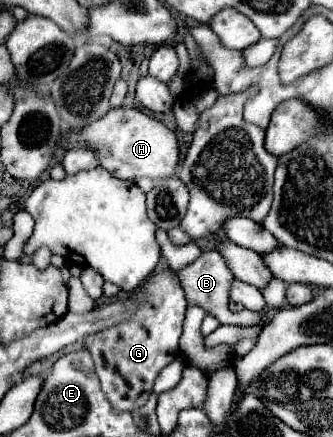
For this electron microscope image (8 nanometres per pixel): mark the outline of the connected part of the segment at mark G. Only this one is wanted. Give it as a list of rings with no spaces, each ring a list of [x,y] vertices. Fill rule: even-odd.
[[[173,269],[153,273],[137,291],[129,295],[129,299],[139,307],[127,321],[91,333],[83,339],[83,347],[95,361],[101,389],[117,411],[133,411],[145,405],[159,371],[177,359],[181,319],[185,317],[187,307],[179,277]]]

